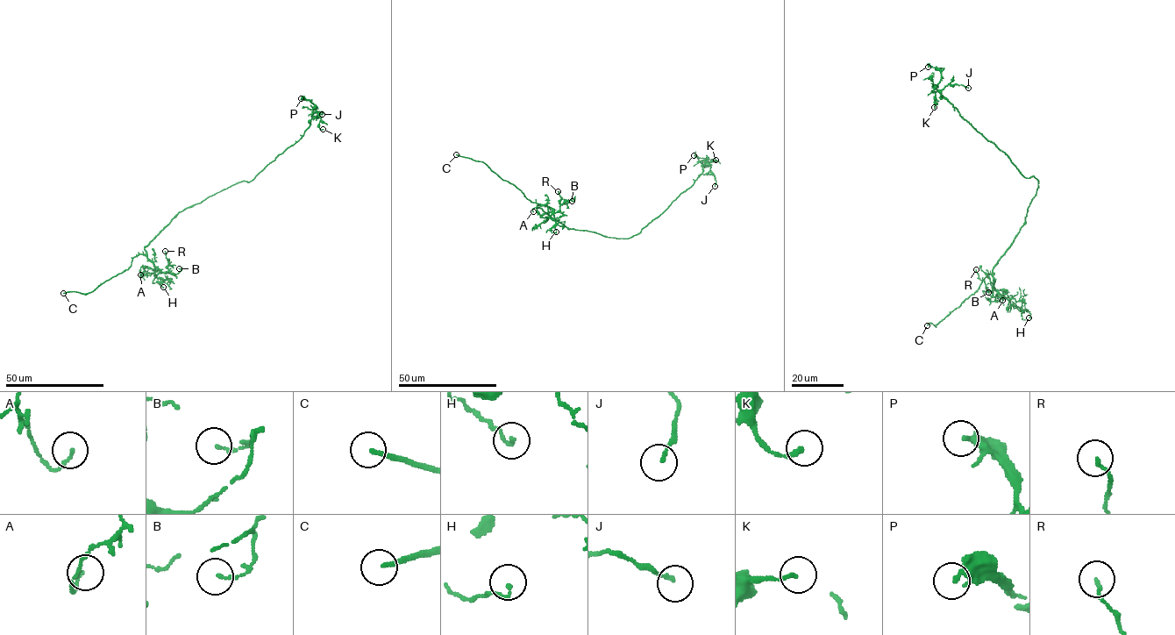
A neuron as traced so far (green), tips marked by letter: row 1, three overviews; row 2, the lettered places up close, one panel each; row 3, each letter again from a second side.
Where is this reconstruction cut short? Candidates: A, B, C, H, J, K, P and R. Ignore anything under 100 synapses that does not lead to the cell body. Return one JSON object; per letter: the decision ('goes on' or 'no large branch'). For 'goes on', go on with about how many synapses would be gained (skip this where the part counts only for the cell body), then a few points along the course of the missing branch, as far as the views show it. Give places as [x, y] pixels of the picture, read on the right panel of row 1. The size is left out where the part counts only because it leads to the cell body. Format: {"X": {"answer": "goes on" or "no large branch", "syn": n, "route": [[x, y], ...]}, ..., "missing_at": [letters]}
{"A": {"answer": "no large branch"}, "B": {"answer": "no large branch"}, "C": {"answer": "goes on"}, "H": {"answer": "no large branch"}, "J": {"answer": "no large branch"}, "K": {"answer": "no large branch"}, "P": {"answer": "no large branch"}, "R": {"answer": "no large branch"}, "missing_at": ["C"]}

